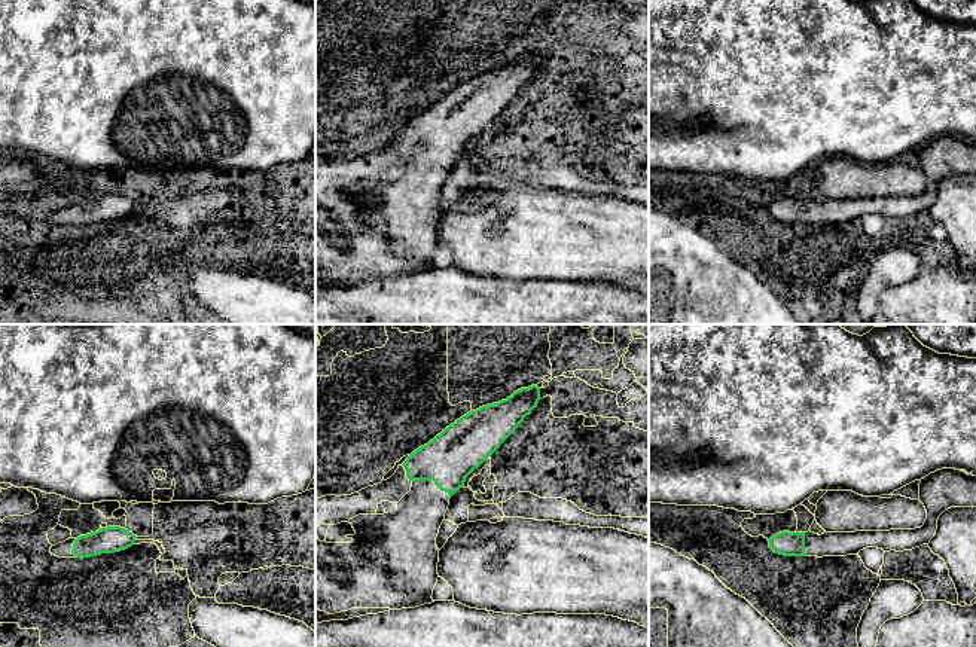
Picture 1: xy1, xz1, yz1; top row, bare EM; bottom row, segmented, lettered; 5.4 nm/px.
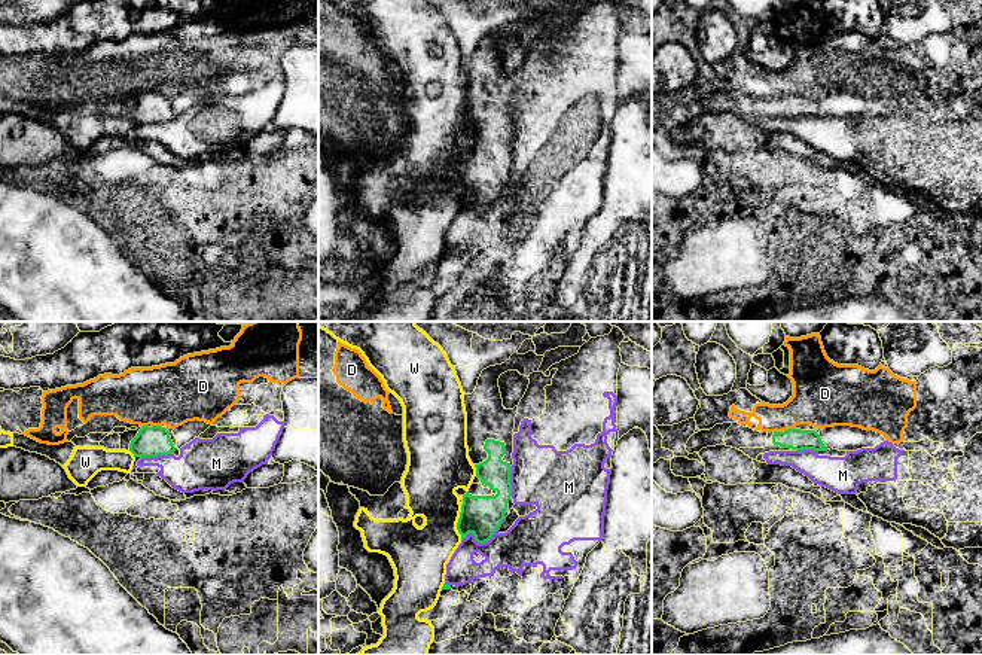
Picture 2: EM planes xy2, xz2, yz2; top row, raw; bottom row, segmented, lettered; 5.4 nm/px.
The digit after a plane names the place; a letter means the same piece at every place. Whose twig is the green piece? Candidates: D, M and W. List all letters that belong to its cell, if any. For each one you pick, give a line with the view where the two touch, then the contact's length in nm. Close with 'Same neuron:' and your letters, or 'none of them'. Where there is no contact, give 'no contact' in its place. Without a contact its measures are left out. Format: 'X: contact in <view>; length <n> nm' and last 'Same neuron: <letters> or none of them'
Same neuron: none of them

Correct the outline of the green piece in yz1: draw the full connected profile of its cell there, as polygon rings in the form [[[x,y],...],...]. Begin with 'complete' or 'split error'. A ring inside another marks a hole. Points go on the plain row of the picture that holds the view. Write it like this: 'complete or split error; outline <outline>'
split error; outline [[[955,135],[930,140],[919,150],[919,168],[927,177],[921,195],[890,198],[808,199],[783,198],[772,202],[769,214],[784,223],[847,223],[866,214],[884,219],[912,217],[928,211],[937,196],[939,183],[951,174],[976,174],[976,143]]]

